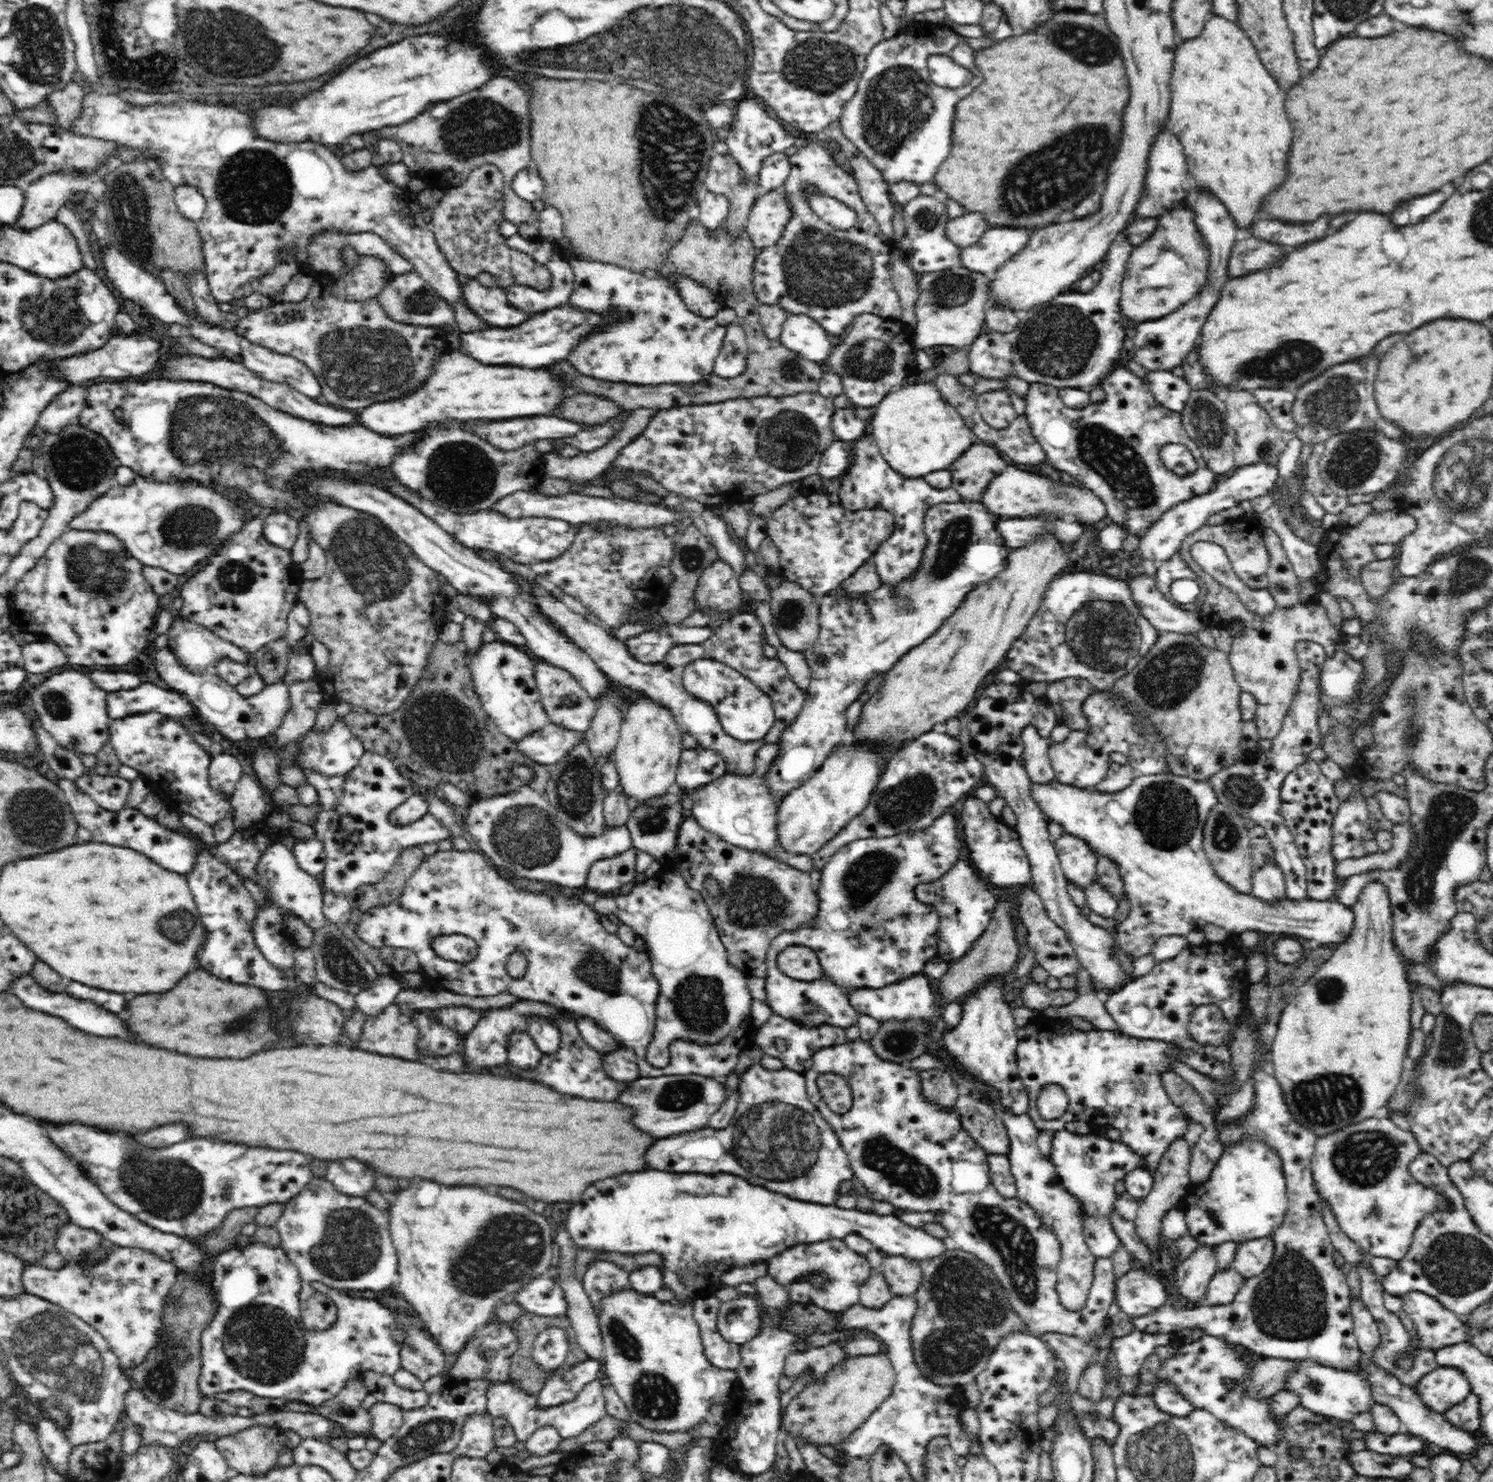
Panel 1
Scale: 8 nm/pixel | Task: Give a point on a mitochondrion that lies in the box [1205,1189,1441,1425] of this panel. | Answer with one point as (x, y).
(1291, 1303)

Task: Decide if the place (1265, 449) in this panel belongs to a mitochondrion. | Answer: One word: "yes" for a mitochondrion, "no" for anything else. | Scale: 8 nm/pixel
yes

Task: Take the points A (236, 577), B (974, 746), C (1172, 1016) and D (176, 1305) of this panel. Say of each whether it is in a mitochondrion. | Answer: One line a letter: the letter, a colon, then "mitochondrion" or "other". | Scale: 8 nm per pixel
A: mitochondrion
B: other
C: other
D: mitochondrion

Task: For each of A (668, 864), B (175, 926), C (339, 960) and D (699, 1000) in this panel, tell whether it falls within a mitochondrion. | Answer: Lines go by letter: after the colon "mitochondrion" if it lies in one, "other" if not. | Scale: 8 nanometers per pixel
A: other
B: mitochondrion
C: mitochondrion
D: mitochondrion

